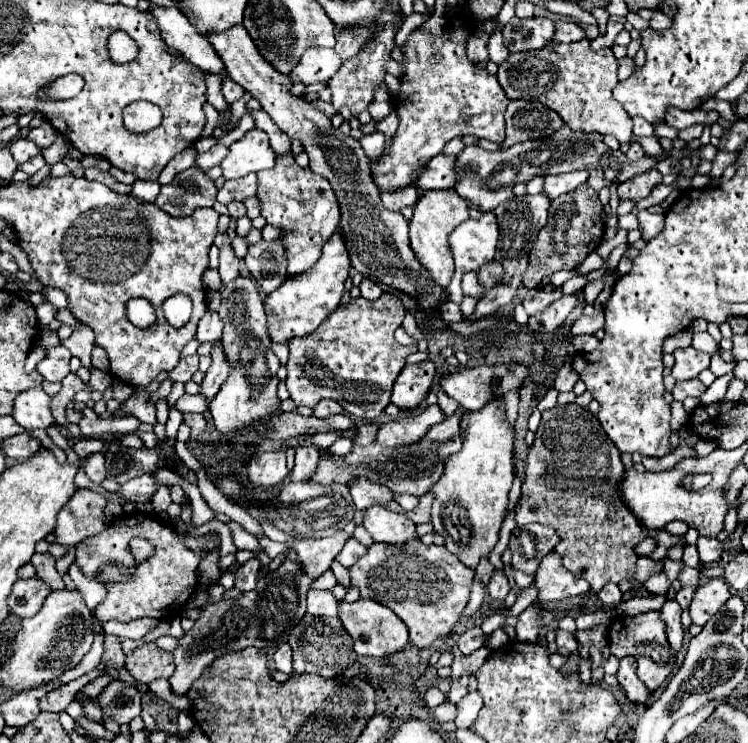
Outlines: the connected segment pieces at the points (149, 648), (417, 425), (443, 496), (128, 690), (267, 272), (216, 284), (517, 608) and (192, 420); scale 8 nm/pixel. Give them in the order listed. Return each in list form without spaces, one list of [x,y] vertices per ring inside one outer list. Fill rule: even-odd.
[[[145,642],[127,654],[125,666],[135,676],[135,680],[143,684],[151,684],[157,678],[169,680],[171,672],[175,672],[173,654],[161,650],[155,642]]]
[[[435,404],[435,406],[427,406],[417,416],[389,420],[385,424],[379,424],[375,444],[383,444],[383,446],[411,446],[411,444],[417,444],[419,440],[423,440],[423,436],[427,436],[431,426],[443,422],[445,418],[447,416],[443,414],[443,410]]]
[[[495,400],[475,412],[465,412],[461,422],[463,448],[447,460],[443,476],[431,488],[435,494],[431,522],[445,538],[445,548],[471,570],[475,570],[483,558],[489,558],[495,548],[509,506],[509,490],[513,484],[513,428],[503,418],[503,400]],[[461,518],[469,520],[469,524],[463,524]]]
[[[112,681],[95,700],[99,700],[99,708],[103,708],[103,724],[107,720],[115,720],[119,726],[129,724],[129,720],[141,712],[141,696],[135,685],[126,682]]]
[[[259,240],[251,244],[243,260],[265,294],[277,290],[287,278],[287,256],[281,240]]]
[[[207,270],[203,274],[203,282],[205,282],[205,288],[209,290],[221,290],[221,276],[219,276],[219,270]]]
[[[535,586],[523,590],[523,594],[517,598],[517,602],[513,604],[513,608],[507,610],[507,614],[509,614],[509,616],[519,616],[531,602],[535,602],[535,598],[537,598],[537,590],[535,590]]]
[[[183,414],[185,424],[191,428],[191,438],[201,438],[205,428],[207,428],[207,420],[203,414]]]

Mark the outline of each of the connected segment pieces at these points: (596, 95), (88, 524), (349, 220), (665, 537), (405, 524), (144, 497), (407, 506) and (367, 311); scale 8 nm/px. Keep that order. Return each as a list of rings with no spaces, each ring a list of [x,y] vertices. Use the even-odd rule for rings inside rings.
[[[589,38],[571,44],[549,42],[541,50],[513,52],[503,64],[499,64],[497,80],[509,100],[537,100],[555,110],[571,130],[583,134],[611,134],[621,144],[629,144],[631,140],[631,116],[627,116],[621,104],[613,98],[613,88],[619,84],[617,60],[611,48],[591,50]]]
[[[79,490],[57,514],[56,543],[65,550],[71,550],[87,536],[103,531],[109,524],[103,514],[107,503],[99,494]]]
[[[235,24],[235,28],[229,28],[229,32],[213,32],[207,36],[207,40],[219,52],[219,56],[223,56],[229,78],[249,90],[251,96],[261,102],[263,110],[289,138],[301,140],[305,152],[309,154],[311,170],[325,176],[335,188],[335,196],[341,208],[341,232],[351,266],[363,276],[415,296],[421,310],[425,312],[435,310],[441,302],[445,302],[449,296],[447,290],[433,282],[409,246],[409,222],[401,212],[383,208],[379,188],[375,188],[375,182],[371,180],[369,158],[365,156],[361,144],[349,136],[339,134],[331,126],[331,118],[319,112],[311,102],[289,94],[291,80],[281,72],[275,72],[275,68],[263,60],[259,48],[255,48],[255,42],[243,24]]]
[[[659,530],[657,536],[655,536],[655,540],[657,540],[657,548],[649,554],[649,558],[653,558],[653,560],[665,558],[667,550],[669,550],[673,544],[686,543],[683,536],[675,536],[675,534],[669,534],[669,532],[665,532],[665,530]]]
[[[383,506],[367,508],[363,526],[371,532],[375,542],[383,544],[405,544],[407,540],[419,538],[417,526],[405,514],[389,512]]]
[[[143,474],[135,480],[129,480],[127,484],[121,484],[121,488],[119,488],[119,494],[131,502],[149,502],[155,492],[157,492],[157,488],[153,484],[151,474]]]
[[[399,494],[399,496],[393,496],[393,498],[395,498],[395,502],[397,502],[405,512],[415,510],[415,506],[419,504],[419,498],[415,498],[415,496],[411,496],[411,494]]]
[[[383,292],[373,302],[359,296],[341,304],[313,334],[291,340],[285,382],[293,402],[315,408],[319,400],[329,398],[339,402],[353,418],[377,418],[391,402],[391,390],[405,366],[405,358],[415,350],[413,346],[401,346],[393,336],[403,316],[405,306],[391,292]]]

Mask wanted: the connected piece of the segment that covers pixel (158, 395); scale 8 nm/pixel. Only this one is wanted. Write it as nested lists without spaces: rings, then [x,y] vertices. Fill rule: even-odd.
[[[167,378],[167,380],[163,380],[161,384],[159,384],[159,388],[155,390],[155,394],[151,396],[151,402],[153,404],[157,404],[159,400],[167,400],[167,396],[171,394],[171,390],[173,390],[173,382]]]

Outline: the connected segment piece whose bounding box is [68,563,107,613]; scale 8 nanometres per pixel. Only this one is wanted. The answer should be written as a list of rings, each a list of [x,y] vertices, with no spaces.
[[[77,563],[70,565],[68,574],[74,581],[76,588],[81,592],[88,608],[93,613],[97,605],[106,597],[107,591],[105,587],[98,582],[86,578],[80,571]]]

